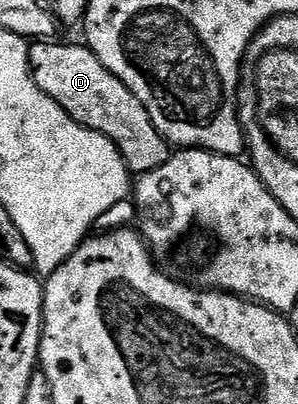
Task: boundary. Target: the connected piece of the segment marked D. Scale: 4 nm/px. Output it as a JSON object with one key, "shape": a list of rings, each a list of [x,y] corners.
{"shape":[[[35,42],[30,45],[31,74],[37,86],[57,106],[61,106],[81,126],[92,128],[109,138],[119,148],[123,161],[132,173],[142,174],[160,168],[167,161],[169,142],[153,126],[145,106],[105,65],[91,49],[79,44]]]}

